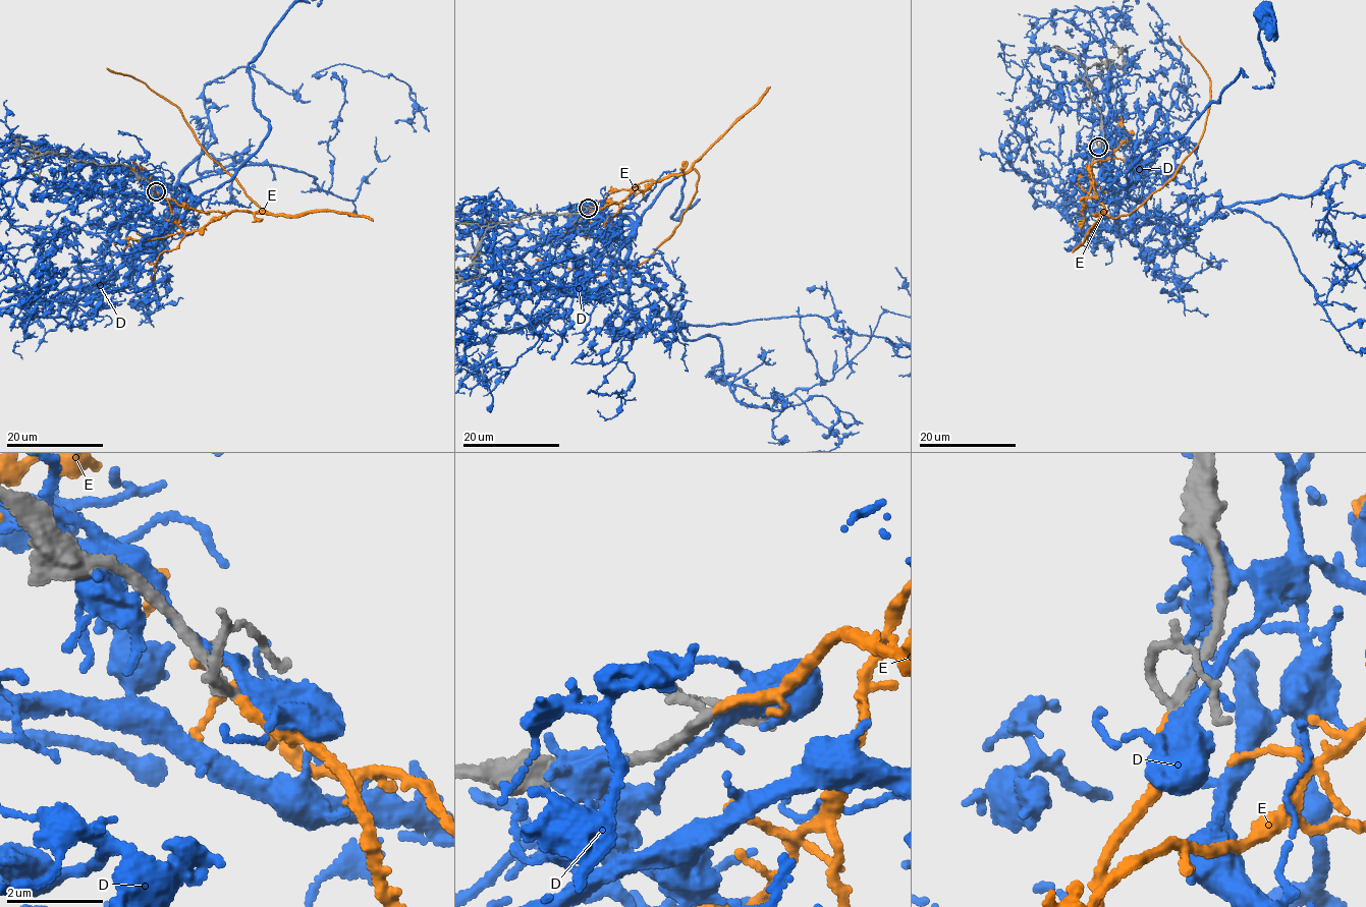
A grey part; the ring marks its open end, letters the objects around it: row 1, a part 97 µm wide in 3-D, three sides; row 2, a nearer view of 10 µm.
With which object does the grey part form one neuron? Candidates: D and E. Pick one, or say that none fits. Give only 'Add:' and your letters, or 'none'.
Add: E

